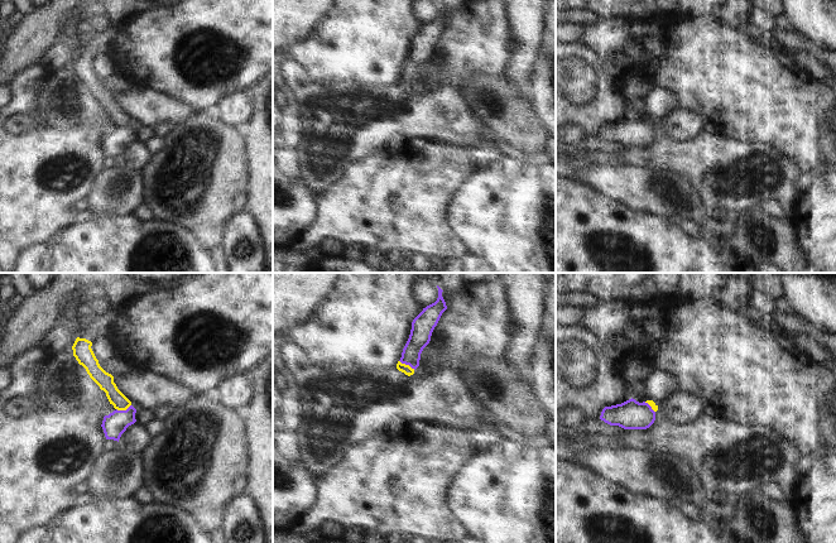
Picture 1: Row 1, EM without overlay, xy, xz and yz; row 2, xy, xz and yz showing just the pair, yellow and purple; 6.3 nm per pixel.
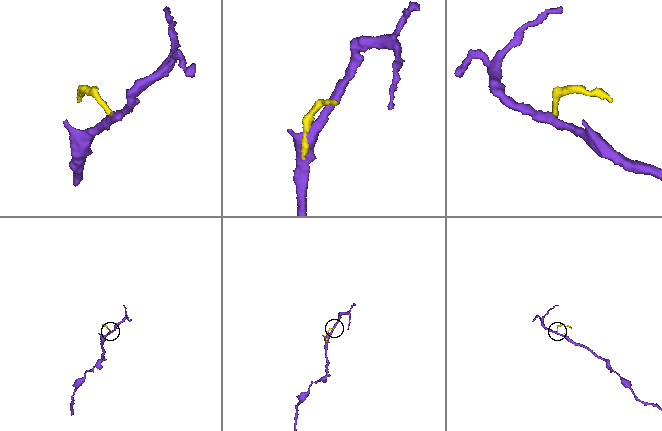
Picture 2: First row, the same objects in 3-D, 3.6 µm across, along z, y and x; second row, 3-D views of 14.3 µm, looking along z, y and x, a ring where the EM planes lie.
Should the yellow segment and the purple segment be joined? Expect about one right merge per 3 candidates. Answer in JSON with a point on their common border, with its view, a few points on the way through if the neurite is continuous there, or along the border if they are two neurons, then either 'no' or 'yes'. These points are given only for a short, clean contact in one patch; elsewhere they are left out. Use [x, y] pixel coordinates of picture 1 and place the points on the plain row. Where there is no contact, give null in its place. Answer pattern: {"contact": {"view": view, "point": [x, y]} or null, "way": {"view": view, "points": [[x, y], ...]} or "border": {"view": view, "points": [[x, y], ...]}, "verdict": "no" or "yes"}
{"contact": {"view": "xz", "point": [407, 82]}, "border": {"view": "xz", "points": [[399, 77], [414, 86]]}, "verdict": "no"}

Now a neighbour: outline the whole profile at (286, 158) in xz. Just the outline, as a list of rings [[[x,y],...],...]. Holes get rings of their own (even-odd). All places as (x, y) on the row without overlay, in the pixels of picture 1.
[[[275,146],[274,150],[275,165],[283,173],[284,177],[290,179],[299,178],[301,167],[298,163],[298,153],[290,146]]]

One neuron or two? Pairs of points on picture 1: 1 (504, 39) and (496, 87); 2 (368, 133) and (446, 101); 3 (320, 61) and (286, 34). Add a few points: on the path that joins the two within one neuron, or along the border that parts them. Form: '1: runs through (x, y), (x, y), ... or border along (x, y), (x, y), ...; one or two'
1: border along (500, 73), (495, 76), (474, 73), (469, 78); two
2: runs through (387, 123), (397, 123), (409, 115), (427, 115); one
3: border along (317, 22), (304, 38), (286, 48); two

